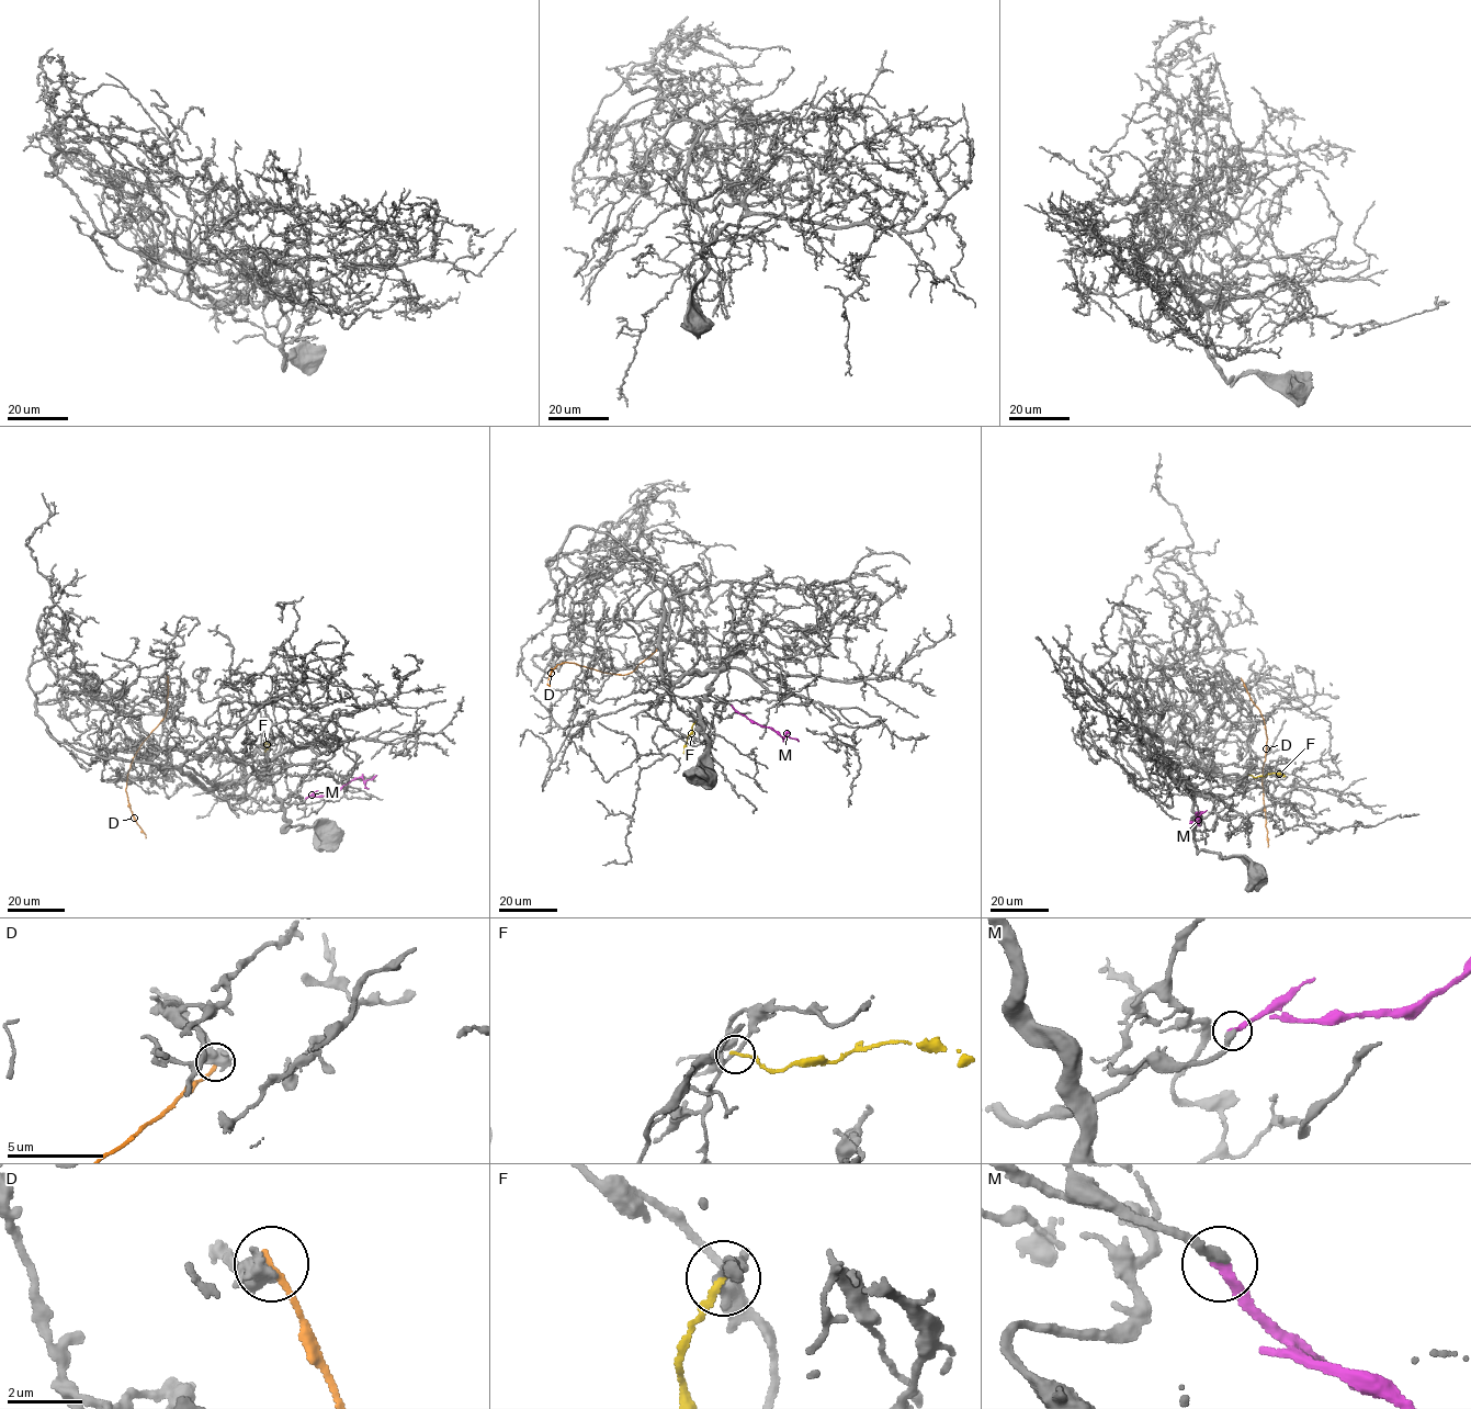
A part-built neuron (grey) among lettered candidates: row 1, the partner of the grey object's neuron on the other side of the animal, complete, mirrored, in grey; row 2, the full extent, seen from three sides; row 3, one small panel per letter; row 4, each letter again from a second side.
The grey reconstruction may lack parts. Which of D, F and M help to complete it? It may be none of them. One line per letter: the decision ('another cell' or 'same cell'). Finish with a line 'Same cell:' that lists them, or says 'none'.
D: another cell
F: another cell
M: same cell
Same cell: M

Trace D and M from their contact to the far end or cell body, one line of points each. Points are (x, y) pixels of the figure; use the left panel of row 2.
D: (167, 676), (166, 716), (139, 746), (127, 773), (128, 807), (146, 837)
M: (305, 798), (331, 796), (358, 778), (365, 781), (376, 775)

